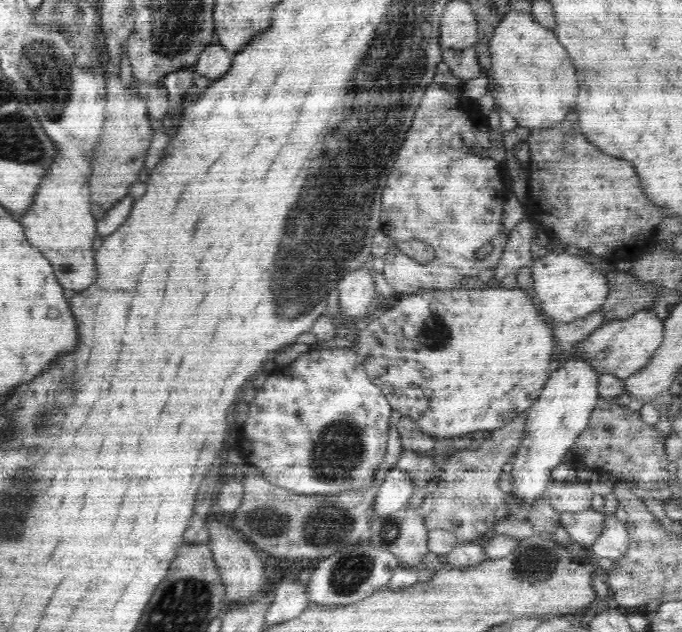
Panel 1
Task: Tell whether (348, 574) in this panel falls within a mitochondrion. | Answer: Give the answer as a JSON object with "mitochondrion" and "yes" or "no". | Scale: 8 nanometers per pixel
{"mitochondrion":"yes"}

